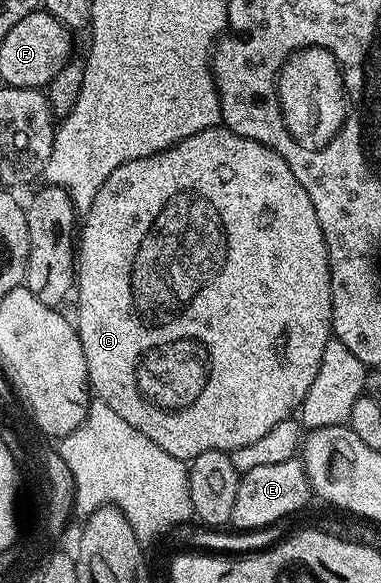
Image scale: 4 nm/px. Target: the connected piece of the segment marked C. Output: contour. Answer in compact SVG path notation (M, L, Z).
M217 127L198 131L198 135L190 135L190 139L182 139L178 144L172 145L169 149L158 151L154 155L146 155L142 159L134 159L130 163L122 163L118 171L106 179L106 183L94 195L94 203L90 211L83 214L82 228L78 233L78 268L76 271L76 284L74 286L74 301L76 297L76 317L74 324L76 334L80 337L82 343L82 355L86 355L86 367L88 368L88 384L91 392L99 400L110 407L110 411L115 411L117 415L122 415L134 431L142 431L146 439L158 443L166 455L174 455L178 460L190 463L202 451L214 451L222 449L231 451L238 447L246 447L254 443L254 439L262 439L274 423L282 423L289 420L299 410L300 404L306 399L306 391L310 391L310 383L314 383L314 375L318 375L318 367L322 364L322 351L326 351L326 343L333 336L332 331L332 280L330 279L330 267L328 266L328 252L326 251L326 239L322 235L322 227L318 223L318 215L314 215L314 203L310 203L310 195L306 195L306 187L294 179L294 171L270 147L258 143L254 139L246 139L234 131Z

